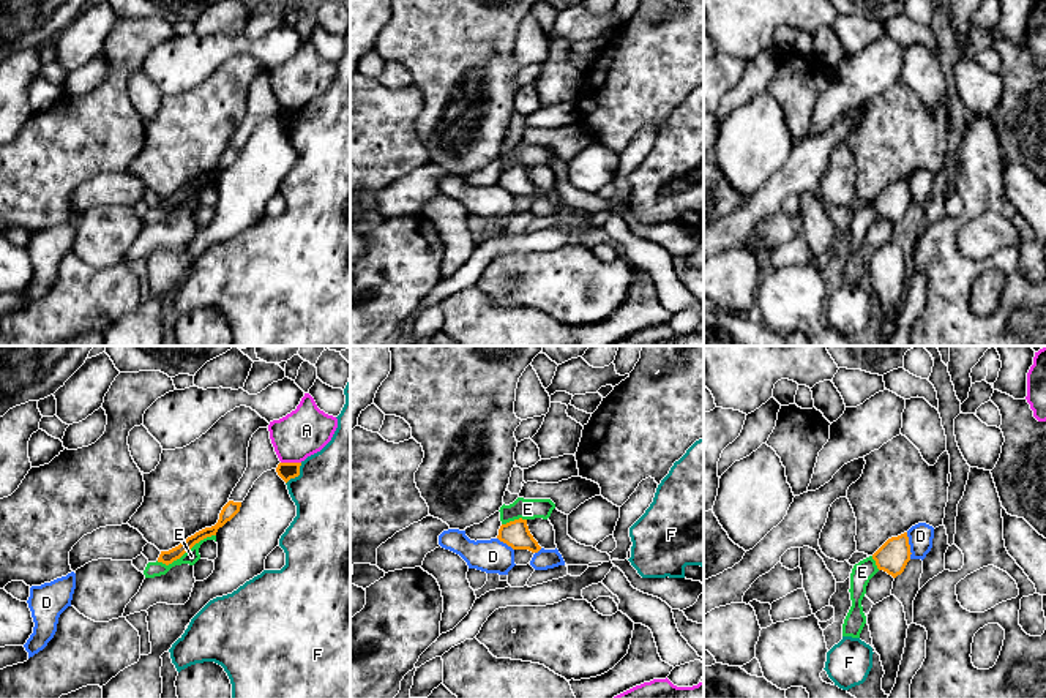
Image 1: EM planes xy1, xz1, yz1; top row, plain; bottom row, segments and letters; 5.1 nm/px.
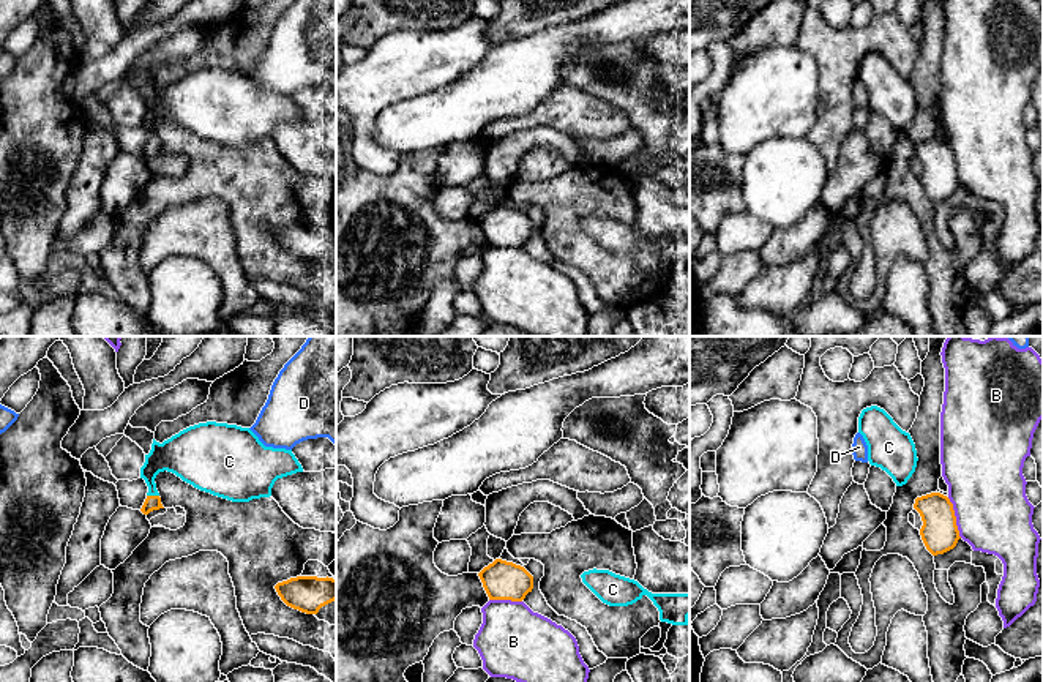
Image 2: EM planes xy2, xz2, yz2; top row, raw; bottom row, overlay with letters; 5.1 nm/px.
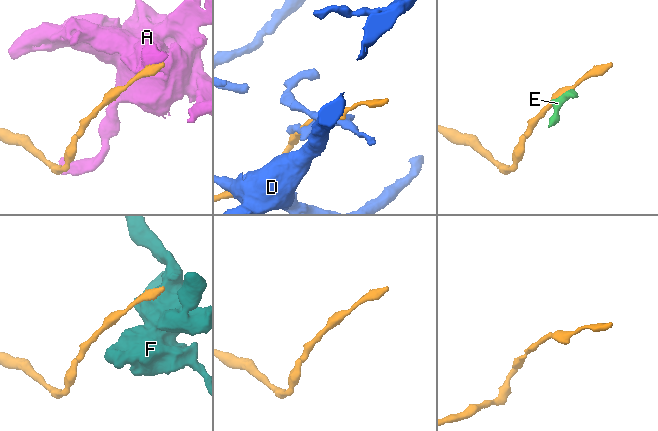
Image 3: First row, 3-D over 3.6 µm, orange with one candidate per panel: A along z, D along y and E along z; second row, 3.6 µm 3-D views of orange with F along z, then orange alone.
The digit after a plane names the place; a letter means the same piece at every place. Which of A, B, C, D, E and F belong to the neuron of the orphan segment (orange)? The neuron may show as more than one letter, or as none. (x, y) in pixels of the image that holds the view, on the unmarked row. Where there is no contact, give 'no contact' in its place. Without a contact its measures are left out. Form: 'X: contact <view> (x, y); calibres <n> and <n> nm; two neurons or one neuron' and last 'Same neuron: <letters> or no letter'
A: contact xy1 (291, 109); calibres 90 and 240 nm; two neurons
B: contact yz2 (955, 164); calibres 190 and 380 nm; two neurons
C: contact xy2 (153, 142); calibres 80 and 200 nm; one neuron
D: contact yz1 (909, 191); calibres 160 and 130 nm; two neurons
E: contact xy1 (185, 198); calibres 70 and 80 nm; two neurons
F: contact xy1 (297, 122); calibres 90 and 480 nm; two neurons
Same neuron: C

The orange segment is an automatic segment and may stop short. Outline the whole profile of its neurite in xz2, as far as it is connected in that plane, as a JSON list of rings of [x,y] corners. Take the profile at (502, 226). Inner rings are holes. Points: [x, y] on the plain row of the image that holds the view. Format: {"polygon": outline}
{"polygon": [[[495,205],[478,219],[489,246],[522,248],[533,235],[533,223],[521,212]]]}

